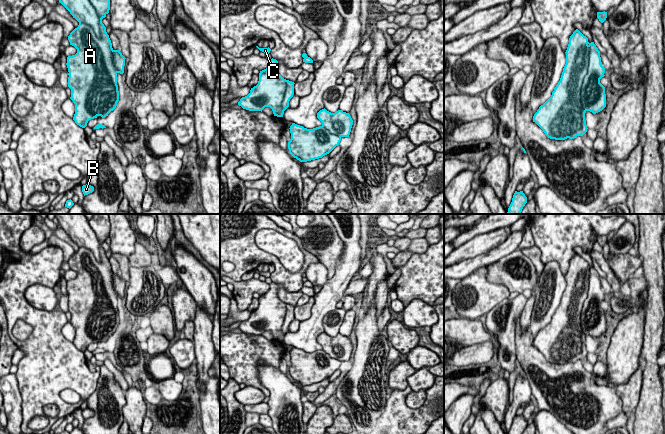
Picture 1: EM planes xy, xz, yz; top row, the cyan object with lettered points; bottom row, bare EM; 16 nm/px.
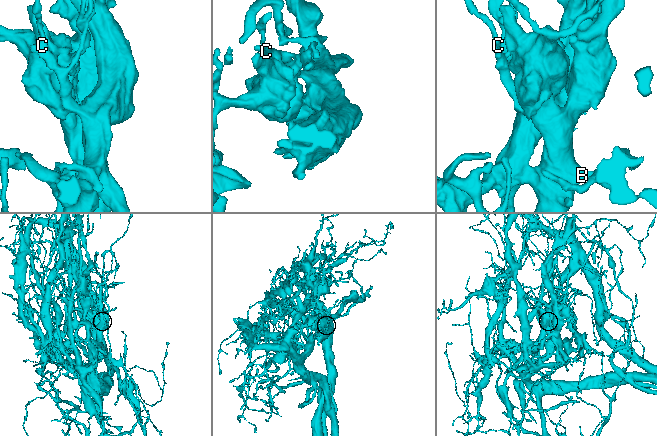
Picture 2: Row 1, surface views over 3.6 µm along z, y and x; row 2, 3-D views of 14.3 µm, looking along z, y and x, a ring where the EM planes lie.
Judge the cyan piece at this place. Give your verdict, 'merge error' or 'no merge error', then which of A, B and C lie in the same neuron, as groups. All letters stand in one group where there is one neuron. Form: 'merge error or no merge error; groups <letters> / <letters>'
merge error; groups A B / C

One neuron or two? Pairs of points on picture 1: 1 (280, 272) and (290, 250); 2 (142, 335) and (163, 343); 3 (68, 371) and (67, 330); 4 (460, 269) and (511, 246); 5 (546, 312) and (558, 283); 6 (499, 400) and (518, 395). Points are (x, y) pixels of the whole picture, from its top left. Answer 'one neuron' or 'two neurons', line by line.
1: two neurons
2: two neurons
3: two neurons
4: one neuron
5: one neuron
6: two neurons

